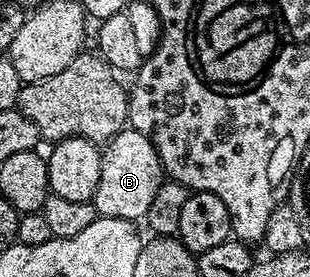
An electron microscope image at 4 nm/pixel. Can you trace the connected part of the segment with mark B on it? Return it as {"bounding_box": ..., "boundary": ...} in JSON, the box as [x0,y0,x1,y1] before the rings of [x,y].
{"bounding_box":[93,127,163,223],"boundary":[[[128,127],[120,129],[104,146],[101,154],[99,187],[95,187],[93,206],[98,217],[118,217],[137,223],[146,216],[155,191],[163,184],[161,160],[147,135]]]}

